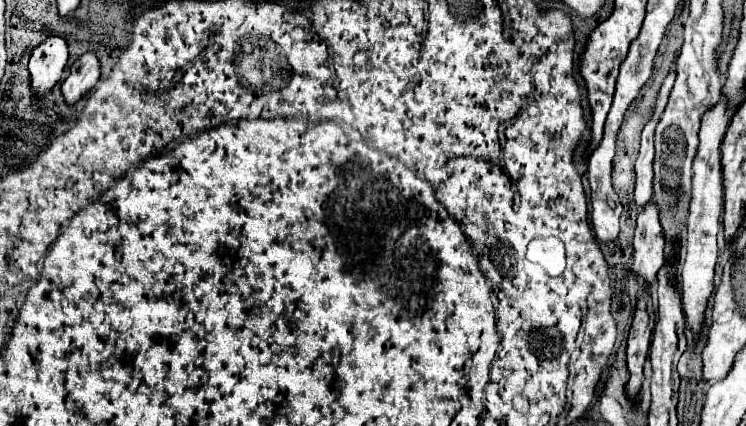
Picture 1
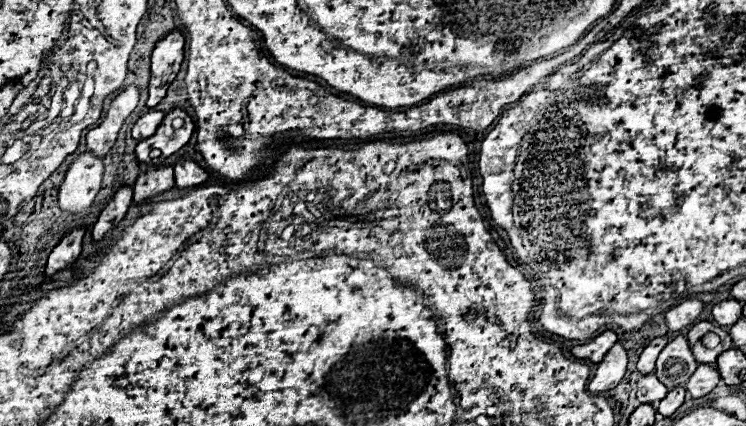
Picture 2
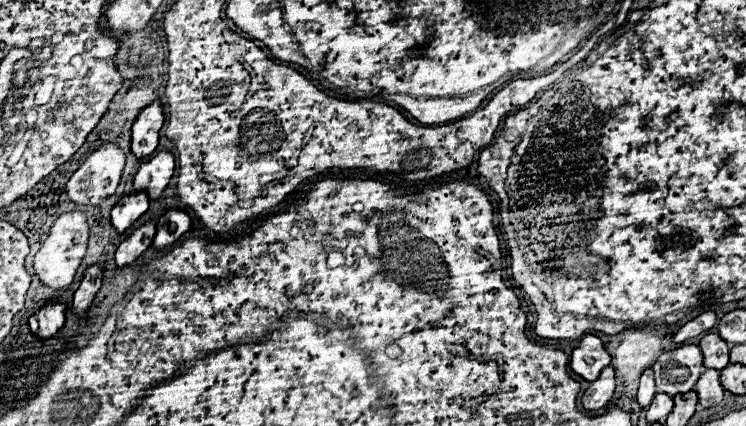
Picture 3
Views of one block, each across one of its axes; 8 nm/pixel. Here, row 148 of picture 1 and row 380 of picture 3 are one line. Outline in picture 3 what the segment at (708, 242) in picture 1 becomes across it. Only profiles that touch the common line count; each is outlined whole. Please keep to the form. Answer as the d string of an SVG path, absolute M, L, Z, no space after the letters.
M704 370L700 374L700 380L696 382L696 394L698 394L698 404L702 408L710 408L714 404L722 402L724 388L720 384L720 372L718 370Z

